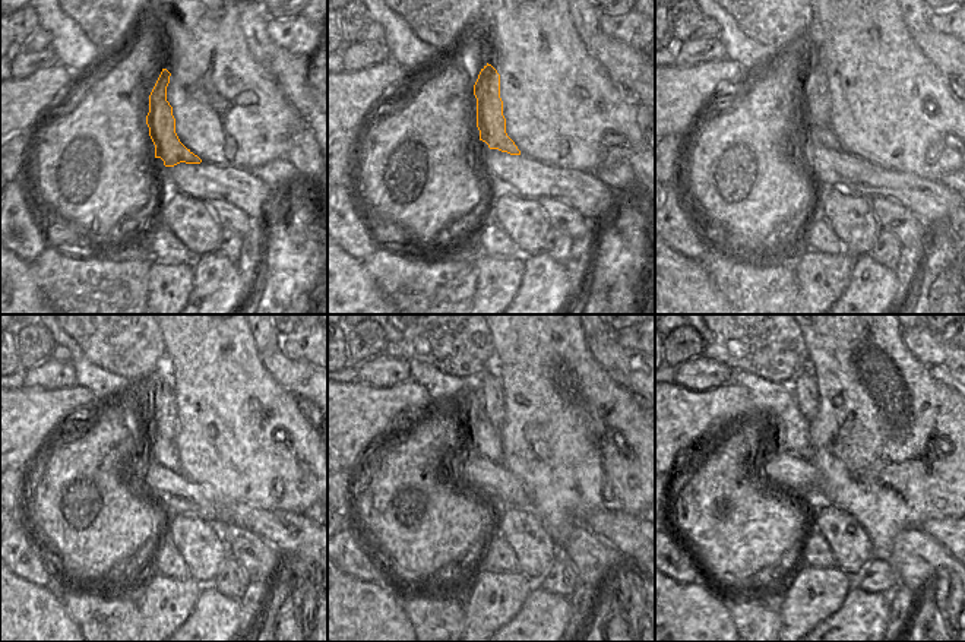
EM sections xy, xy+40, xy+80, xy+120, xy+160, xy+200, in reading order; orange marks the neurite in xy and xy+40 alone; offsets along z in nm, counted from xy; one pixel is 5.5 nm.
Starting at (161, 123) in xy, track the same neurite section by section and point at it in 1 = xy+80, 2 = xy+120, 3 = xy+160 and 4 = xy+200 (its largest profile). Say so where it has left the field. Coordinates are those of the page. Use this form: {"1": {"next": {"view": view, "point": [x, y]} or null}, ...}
{"1": {"next": {"view": "xy+80", "point": [813, 84]}}, "2": {"next": {"view": "xy+120", "point": [155, 405]}}, "3": {"next": {"view": "xy+160", "point": [484, 391]}}, "4": {"next": {"view": "xy+200", "point": [803, 386]}}}

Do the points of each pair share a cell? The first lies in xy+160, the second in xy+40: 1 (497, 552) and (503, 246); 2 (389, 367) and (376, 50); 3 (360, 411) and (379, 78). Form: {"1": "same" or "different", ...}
{"1": "same", "2": "same", "3": "same"}

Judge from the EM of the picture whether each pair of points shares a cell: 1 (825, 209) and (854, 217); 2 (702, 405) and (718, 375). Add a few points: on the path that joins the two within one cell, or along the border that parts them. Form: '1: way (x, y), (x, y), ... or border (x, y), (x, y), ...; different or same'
1: way (832, 209), (841, 209), (847, 214); same
2: border (728, 380), (705, 391), (692, 391), (677, 385); different

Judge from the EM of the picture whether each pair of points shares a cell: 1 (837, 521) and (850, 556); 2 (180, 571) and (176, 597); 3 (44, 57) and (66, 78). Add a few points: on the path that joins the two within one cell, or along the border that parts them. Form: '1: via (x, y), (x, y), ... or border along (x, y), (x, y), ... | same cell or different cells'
1: via (841, 530), (850, 547) | same cell
2: border along (151, 569), (171, 578), (189, 579) | different cells
3: border along (57, 63), (40, 68), (21, 79) | different cells

